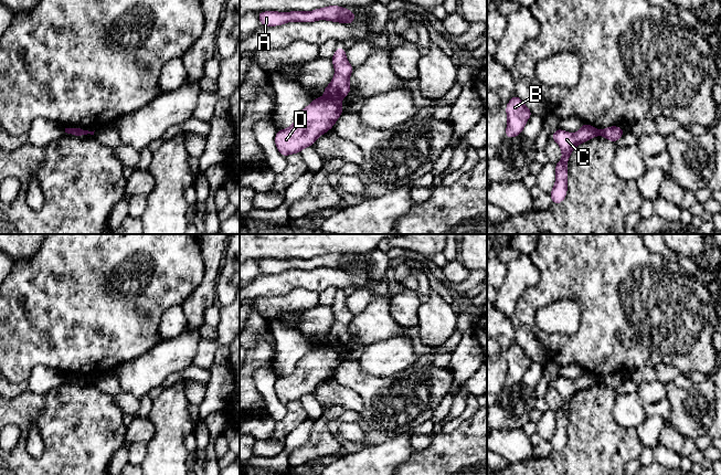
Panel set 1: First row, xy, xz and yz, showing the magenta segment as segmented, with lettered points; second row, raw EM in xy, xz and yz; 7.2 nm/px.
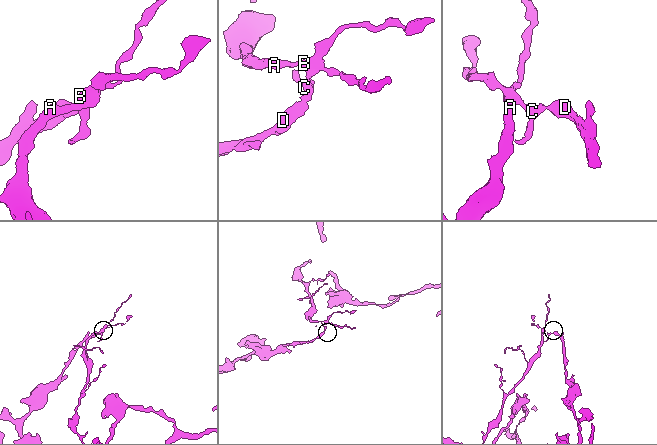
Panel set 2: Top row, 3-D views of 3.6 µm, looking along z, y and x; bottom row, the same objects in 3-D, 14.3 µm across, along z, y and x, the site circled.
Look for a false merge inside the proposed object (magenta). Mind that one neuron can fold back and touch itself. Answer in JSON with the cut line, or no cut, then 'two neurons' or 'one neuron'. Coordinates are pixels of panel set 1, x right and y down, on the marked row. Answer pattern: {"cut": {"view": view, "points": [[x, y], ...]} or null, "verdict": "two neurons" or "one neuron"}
{"cut": {"view": "xz", "points": [[327, 95], [339, 102]]}, "verdict": "two neurons"}

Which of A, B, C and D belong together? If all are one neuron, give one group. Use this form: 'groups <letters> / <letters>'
groups A B C / D

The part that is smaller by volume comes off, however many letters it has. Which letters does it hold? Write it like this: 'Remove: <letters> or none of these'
Remove: A, B, C

